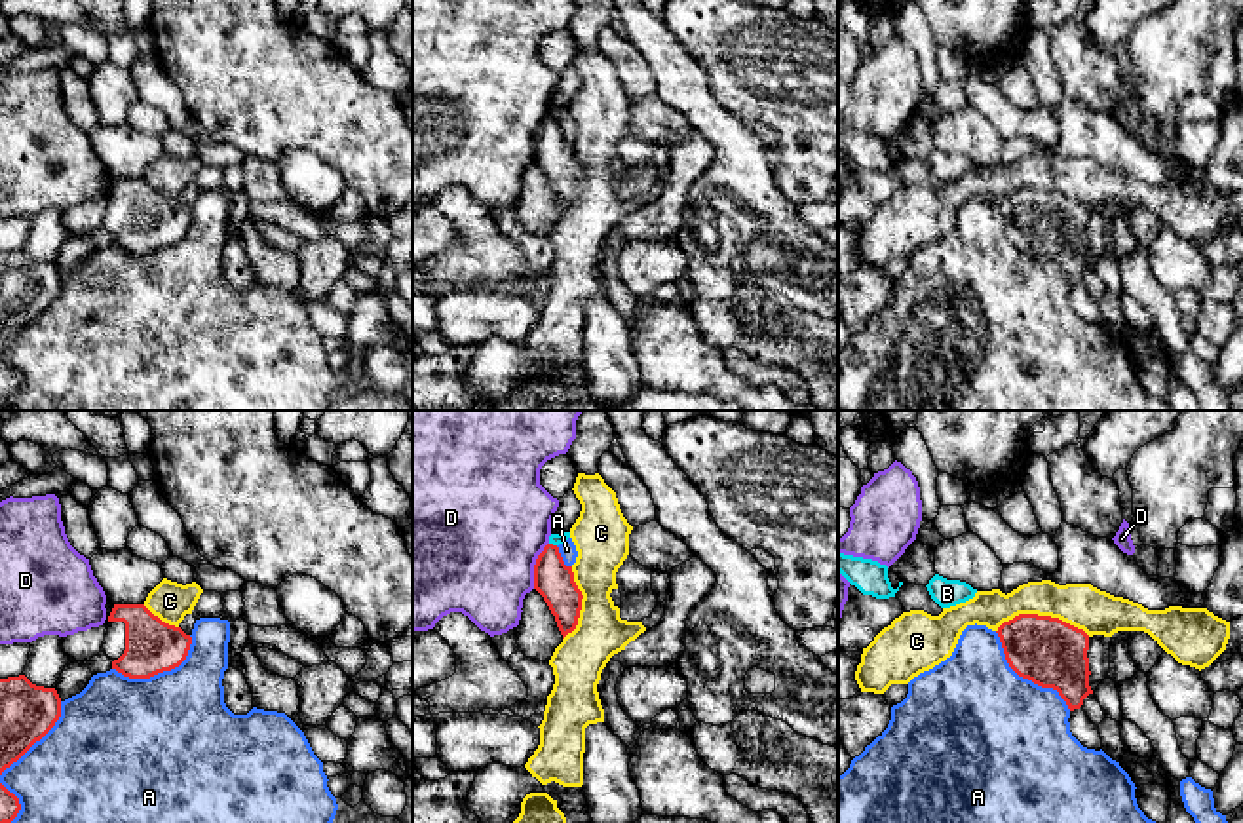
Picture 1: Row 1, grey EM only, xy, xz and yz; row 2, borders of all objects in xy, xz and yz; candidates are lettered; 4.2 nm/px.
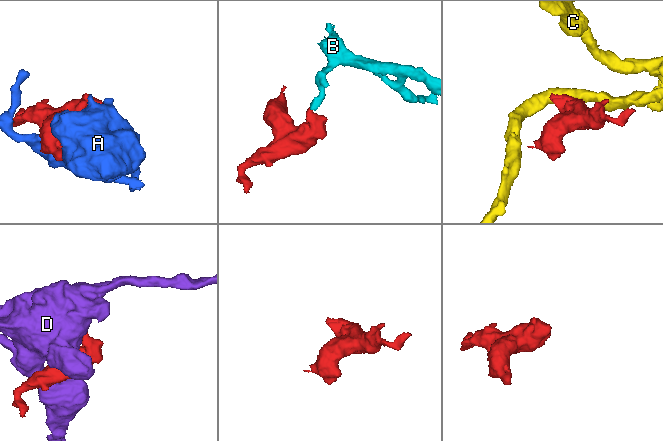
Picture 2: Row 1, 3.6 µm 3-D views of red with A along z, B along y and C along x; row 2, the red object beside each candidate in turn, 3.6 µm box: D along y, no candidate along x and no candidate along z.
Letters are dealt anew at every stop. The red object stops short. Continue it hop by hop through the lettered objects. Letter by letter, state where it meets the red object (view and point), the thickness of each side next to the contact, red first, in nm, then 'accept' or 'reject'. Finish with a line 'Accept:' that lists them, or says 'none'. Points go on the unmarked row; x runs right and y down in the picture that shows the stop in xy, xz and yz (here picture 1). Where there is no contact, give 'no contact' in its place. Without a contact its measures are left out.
A: meets red in yz at (1025, 251); 280 nm thick on the red side, 480 nm on the other; reject
B: meets red in xz at (552, 118); 170 nm thick on the red side, 50 nm on the other; reject
C: meets red in yz at (1044, 191); 280 nm thick on the red side, 190 nm on the other; reject
D: meets red in xz at (535, 139); 170 nm thick on the red side, 500 nm on the other; reject
Accept: none

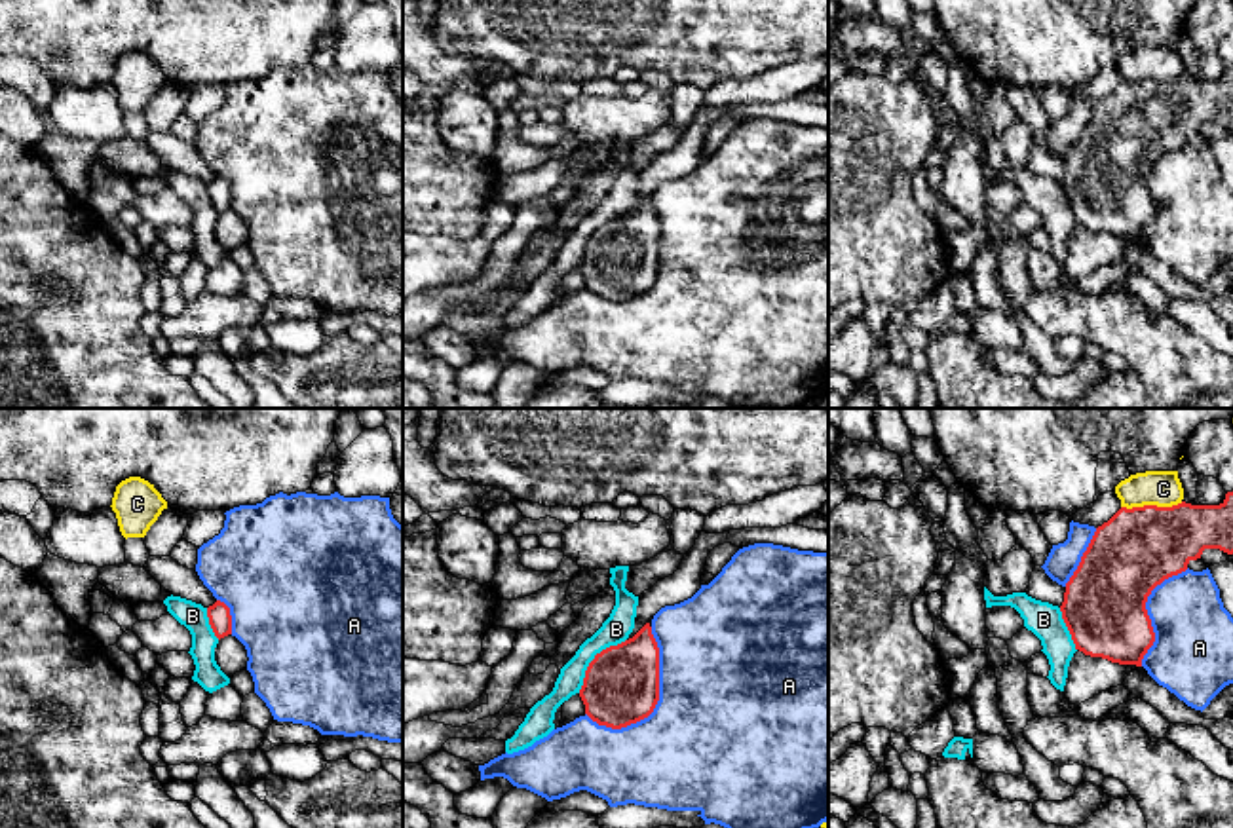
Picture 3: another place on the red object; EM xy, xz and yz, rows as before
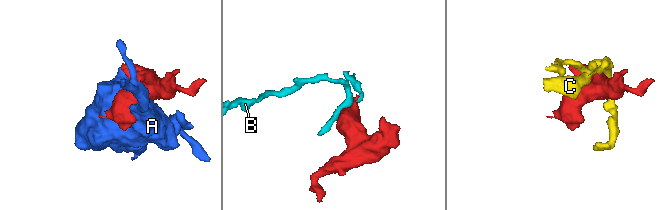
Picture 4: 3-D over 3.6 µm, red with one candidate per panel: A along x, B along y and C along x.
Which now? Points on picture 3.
A: meets red in xz at (658, 270); 320 nm thick on the red side, 500 nm on the other; reject
B: meets red in xz at (593, 234); 320 nm thick on the red side, 120 nm on the other; reject
C: meets red in yz at (1152, 80); 360 nm thick on the red side, 160 nm on the other; reject
Accept: none

